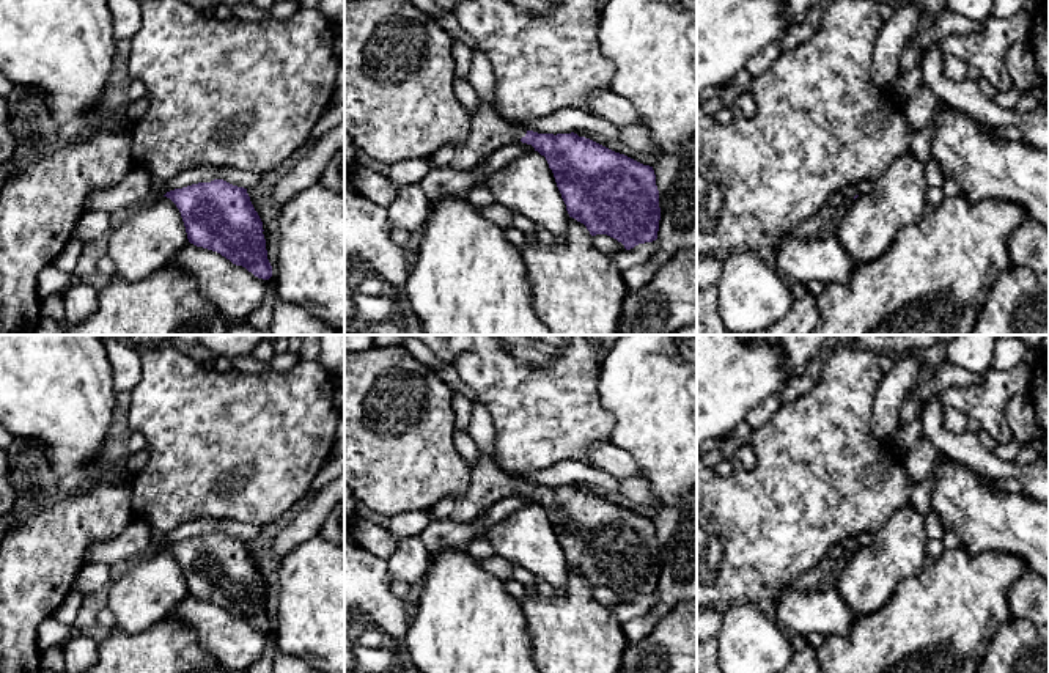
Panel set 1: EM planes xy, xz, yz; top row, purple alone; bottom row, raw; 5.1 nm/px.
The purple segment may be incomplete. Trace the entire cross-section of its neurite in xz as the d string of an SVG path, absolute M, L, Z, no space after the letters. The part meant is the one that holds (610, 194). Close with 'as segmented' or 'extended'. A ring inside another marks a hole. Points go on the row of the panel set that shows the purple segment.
M480 105L470 115L467 138L456 145L442 146L429 160L432 168L464 171L478 165L491 151L511 142L532 145L546 157L569 217L583 223L591 236L607 234L621 242L626 250L657 239L661 208L653 167L574 132L554 135L516 129L497 113Z; extended

